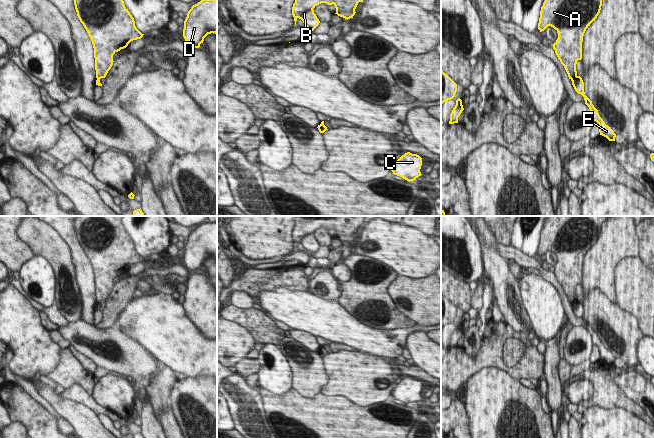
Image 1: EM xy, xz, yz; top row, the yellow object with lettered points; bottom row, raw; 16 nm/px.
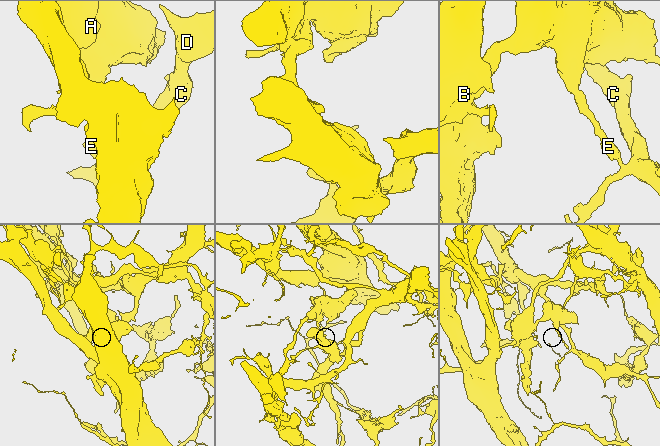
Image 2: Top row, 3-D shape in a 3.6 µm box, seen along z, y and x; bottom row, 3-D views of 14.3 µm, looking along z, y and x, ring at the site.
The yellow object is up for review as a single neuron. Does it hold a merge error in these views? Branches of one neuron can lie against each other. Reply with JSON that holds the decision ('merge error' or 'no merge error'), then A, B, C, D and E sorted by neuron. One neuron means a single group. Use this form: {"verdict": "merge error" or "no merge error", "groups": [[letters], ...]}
{"verdict": "merge error", "groups": [["A", "B"], ["C", "D", "E"]]}

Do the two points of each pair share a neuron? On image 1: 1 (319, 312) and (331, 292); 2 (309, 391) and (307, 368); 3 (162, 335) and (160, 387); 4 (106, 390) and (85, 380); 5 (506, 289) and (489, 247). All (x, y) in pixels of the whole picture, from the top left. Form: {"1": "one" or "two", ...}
{"1": "two", "2": "one", "3": "two", "4": "two", "5": "one"}

